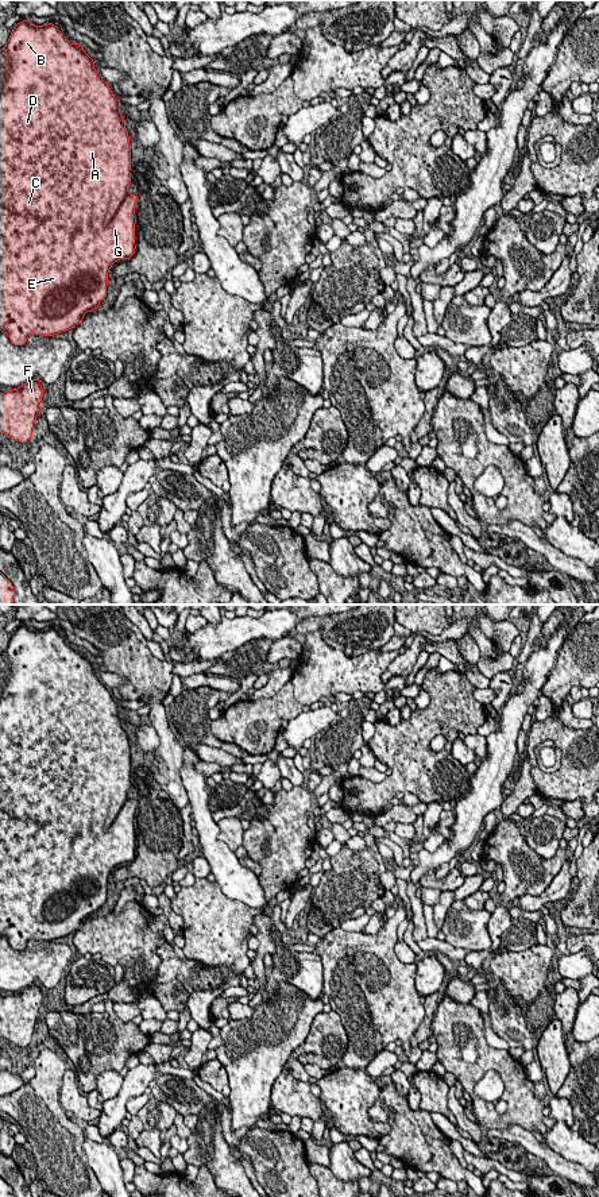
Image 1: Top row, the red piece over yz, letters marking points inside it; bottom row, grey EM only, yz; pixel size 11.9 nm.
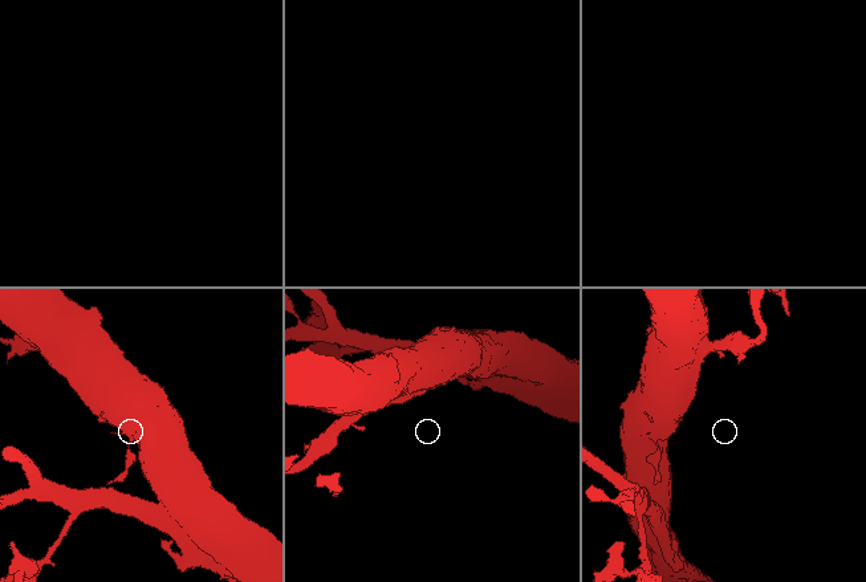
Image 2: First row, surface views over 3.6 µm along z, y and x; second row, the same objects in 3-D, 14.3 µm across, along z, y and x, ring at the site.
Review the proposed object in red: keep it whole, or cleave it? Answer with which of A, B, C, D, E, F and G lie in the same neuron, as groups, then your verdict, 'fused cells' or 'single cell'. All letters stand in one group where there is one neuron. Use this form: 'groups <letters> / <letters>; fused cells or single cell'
groups A B C D E F G; single cell

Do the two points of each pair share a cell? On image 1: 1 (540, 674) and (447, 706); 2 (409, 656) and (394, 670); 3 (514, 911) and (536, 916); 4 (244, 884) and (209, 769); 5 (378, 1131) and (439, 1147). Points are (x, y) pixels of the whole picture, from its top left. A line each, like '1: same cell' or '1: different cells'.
1: different cells
2: same cell
3: same cell
4: different cells
5: different cells

